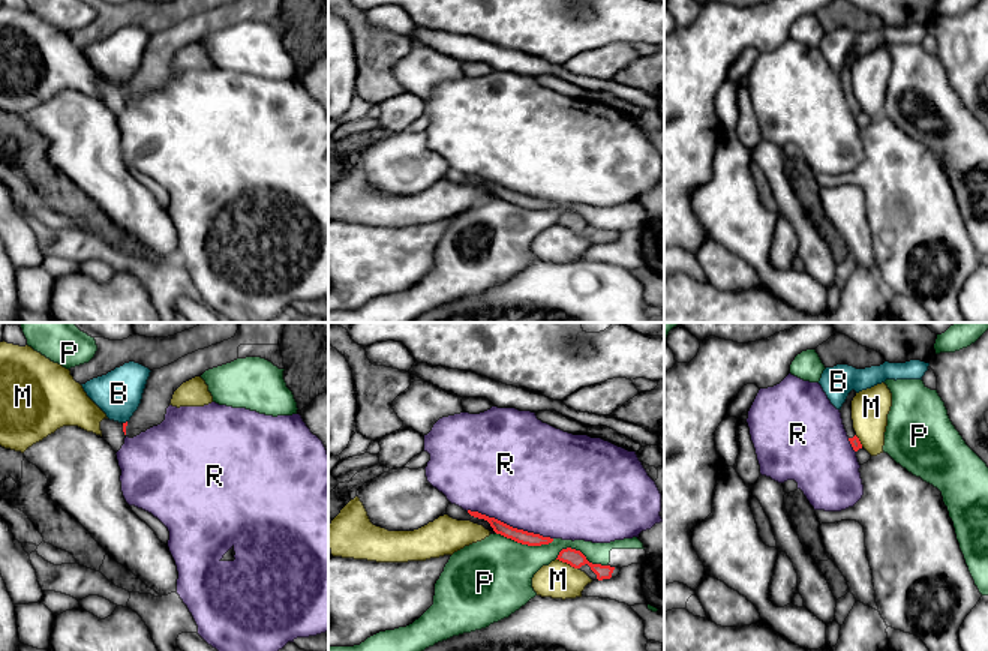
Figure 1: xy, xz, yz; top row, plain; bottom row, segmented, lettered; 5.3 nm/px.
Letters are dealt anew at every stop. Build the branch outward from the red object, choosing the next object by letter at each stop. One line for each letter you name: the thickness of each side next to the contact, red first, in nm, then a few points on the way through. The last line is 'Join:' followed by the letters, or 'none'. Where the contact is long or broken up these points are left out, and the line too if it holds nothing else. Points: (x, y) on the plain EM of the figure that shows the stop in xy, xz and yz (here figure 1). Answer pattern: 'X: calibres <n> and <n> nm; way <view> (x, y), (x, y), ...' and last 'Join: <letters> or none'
Join: none

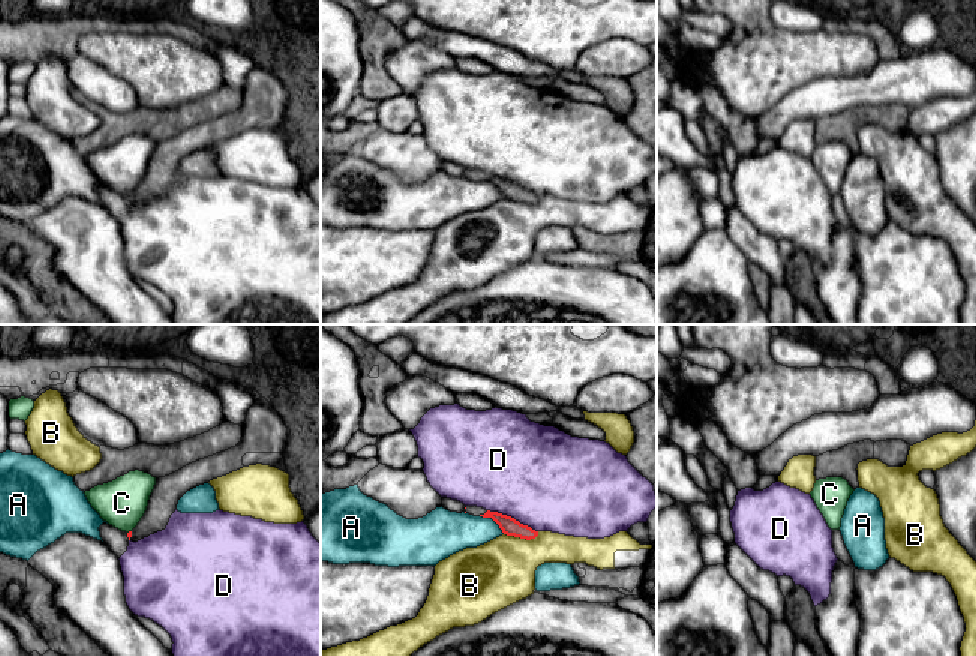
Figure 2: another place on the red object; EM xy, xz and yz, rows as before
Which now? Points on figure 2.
Join: none

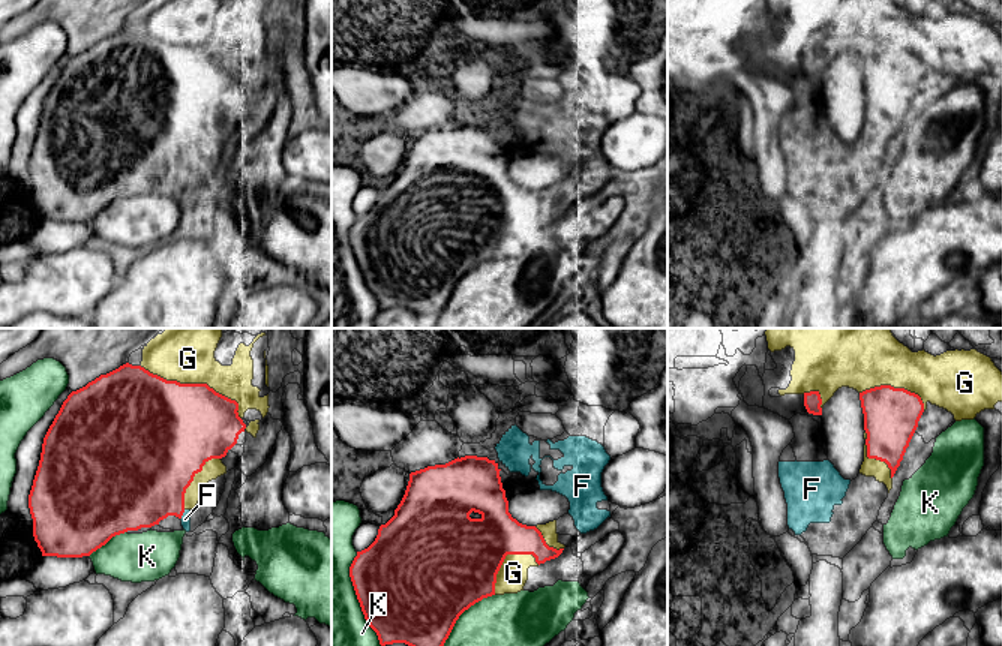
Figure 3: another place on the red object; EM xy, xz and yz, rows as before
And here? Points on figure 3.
F: calibres 420 and 50 nm; way xy (147, 147), (182, 179), (185, 183)
Join: F

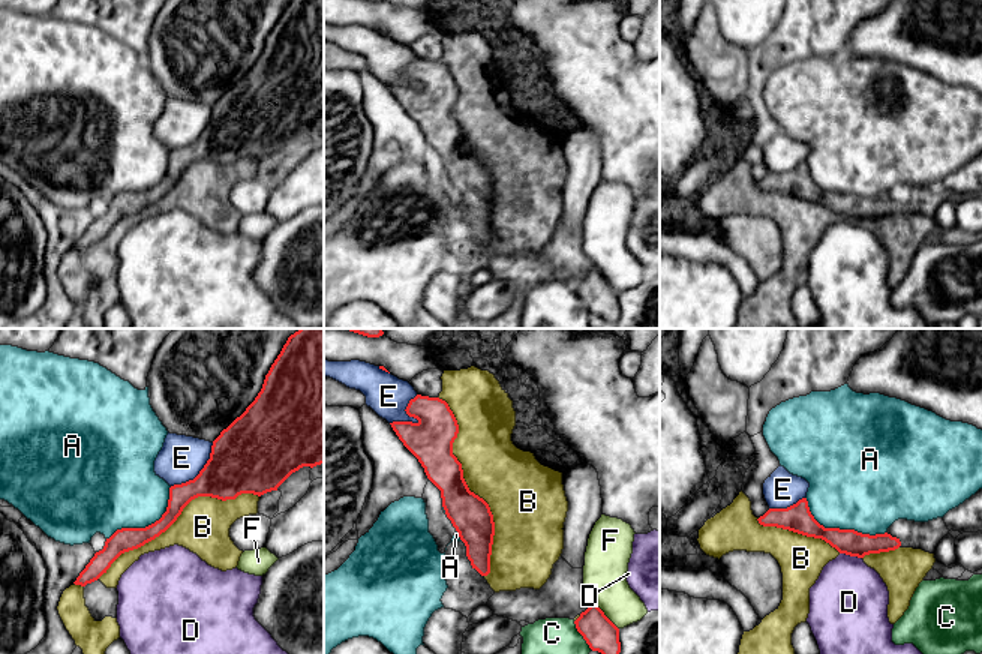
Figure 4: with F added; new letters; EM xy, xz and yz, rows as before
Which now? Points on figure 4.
Join: none

